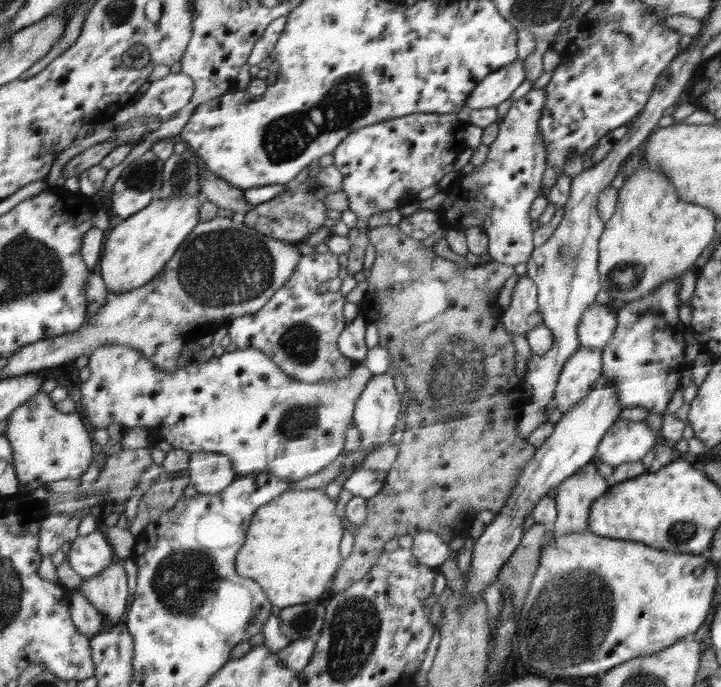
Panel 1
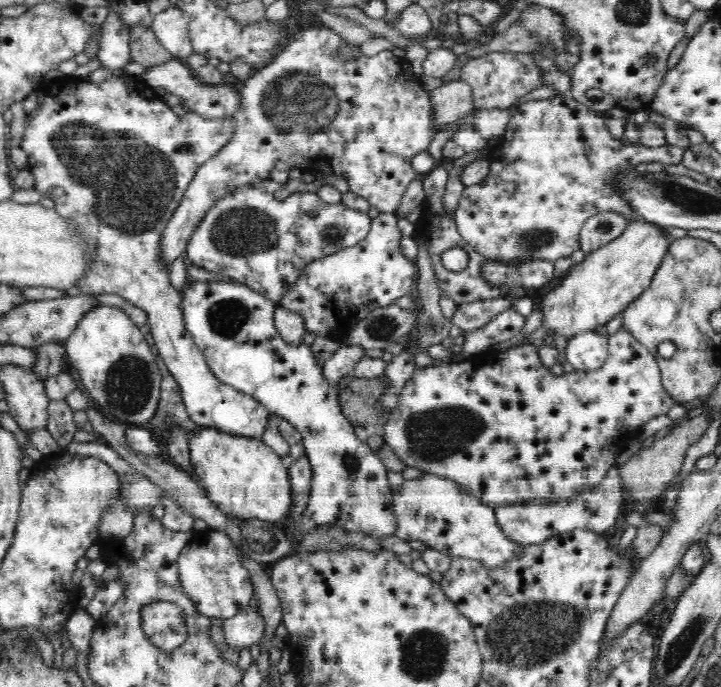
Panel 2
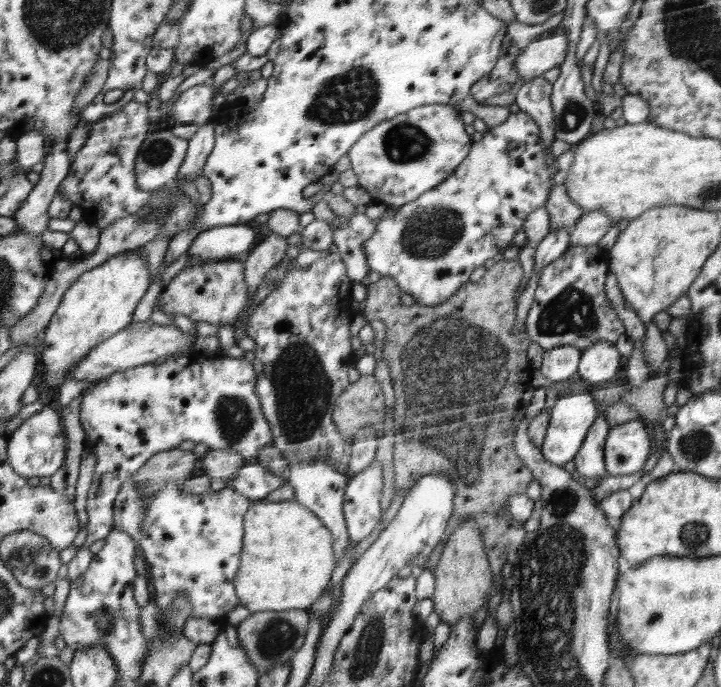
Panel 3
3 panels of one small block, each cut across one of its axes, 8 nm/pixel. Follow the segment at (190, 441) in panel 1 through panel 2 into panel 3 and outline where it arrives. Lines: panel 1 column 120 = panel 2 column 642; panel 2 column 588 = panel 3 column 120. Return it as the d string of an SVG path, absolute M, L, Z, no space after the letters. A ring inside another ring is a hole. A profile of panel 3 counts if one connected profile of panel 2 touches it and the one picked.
M193 353L166 358L162 364L150 363L143 368L118 372L81 391L81 425L87 439L95 444L90 451L95 454L97 463L86 500L87 535L77 548L74 558L66 566L68 580L76 580L88 570L94 558L90 546L96 540L106 538L114 530L114 501L122 484L142 469L148 459L158 455L159 451L174 449L184 440L192 440L207 444L210 449L232 450L253 461L264 447L273 444L275 437L267 417L264 416L262 402L259 396L256 396L256 383L254 365L245 357L230 358L226 355L208 356Z

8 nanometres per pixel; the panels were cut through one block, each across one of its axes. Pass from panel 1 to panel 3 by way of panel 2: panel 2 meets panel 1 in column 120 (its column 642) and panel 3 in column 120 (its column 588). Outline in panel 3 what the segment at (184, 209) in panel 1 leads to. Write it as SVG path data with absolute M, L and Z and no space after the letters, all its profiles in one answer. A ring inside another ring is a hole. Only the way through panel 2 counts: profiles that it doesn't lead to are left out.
M126 251L120 253L113 258L108 258L100 266L92 269L92 271L84 272L82 276L76 280L66 293L62 296L62 301L58 305L58 309L52 315L51 325L45 331L45 350L43 352L43 361L46 374L46 381L50 388L60 388L66 380L69 379L72 372L79 367L87 358L88 354L96 348L100 343L106 342L111 336L123 331L132 323L134 314L142 302L143 297L150 290L150 272L148 272L148 264L140 254Z

